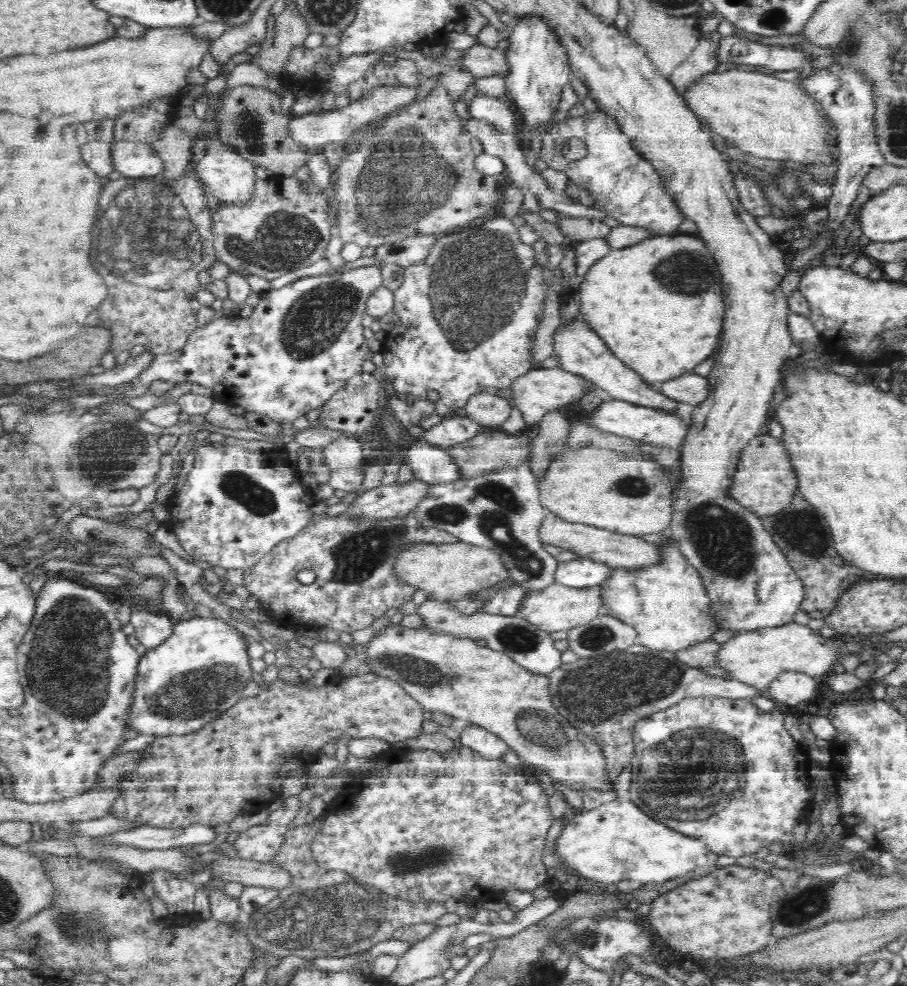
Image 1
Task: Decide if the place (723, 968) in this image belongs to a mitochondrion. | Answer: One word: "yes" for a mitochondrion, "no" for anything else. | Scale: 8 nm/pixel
no

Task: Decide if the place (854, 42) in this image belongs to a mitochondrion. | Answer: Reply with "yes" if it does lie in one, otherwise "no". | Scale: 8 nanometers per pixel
yes

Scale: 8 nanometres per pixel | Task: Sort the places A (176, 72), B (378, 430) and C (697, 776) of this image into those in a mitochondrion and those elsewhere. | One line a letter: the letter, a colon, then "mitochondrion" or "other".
A: other
B: other
C: mitochondrion

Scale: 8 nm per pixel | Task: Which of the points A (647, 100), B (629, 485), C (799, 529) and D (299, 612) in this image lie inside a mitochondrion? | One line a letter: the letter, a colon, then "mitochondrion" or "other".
A: other
B: mitochondrion
C: mitochondrion
D: other

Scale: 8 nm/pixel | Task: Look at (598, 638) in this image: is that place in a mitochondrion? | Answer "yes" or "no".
yes

